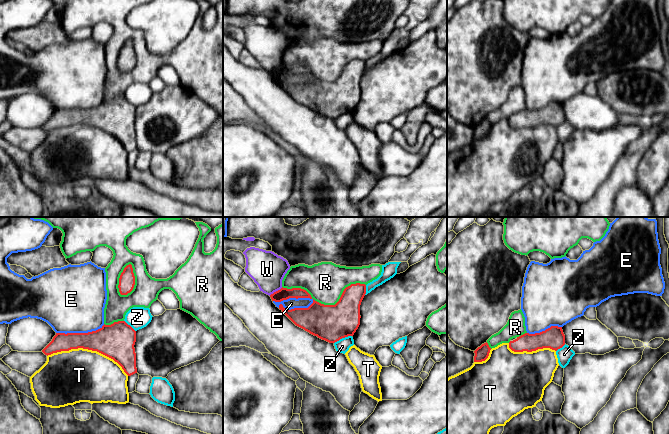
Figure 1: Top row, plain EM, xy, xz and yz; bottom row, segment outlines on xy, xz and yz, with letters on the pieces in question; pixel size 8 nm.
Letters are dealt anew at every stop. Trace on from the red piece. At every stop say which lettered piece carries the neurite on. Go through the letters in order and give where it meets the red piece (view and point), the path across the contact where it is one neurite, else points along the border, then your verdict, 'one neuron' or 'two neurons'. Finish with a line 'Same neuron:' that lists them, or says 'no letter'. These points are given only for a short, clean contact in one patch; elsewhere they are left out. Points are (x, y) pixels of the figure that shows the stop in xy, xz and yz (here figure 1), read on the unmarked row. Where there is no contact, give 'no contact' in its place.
E: contact xz (294, 73); two neurons
R: contact xz (326, 81); two neurons
T: contact xy (88, 125); two neurons
W: contact xz (276, 67); border xz (282, 63), (269, 71); two neurons
Z: contact xz (342, 113); two neurons
Same neuron: no letter

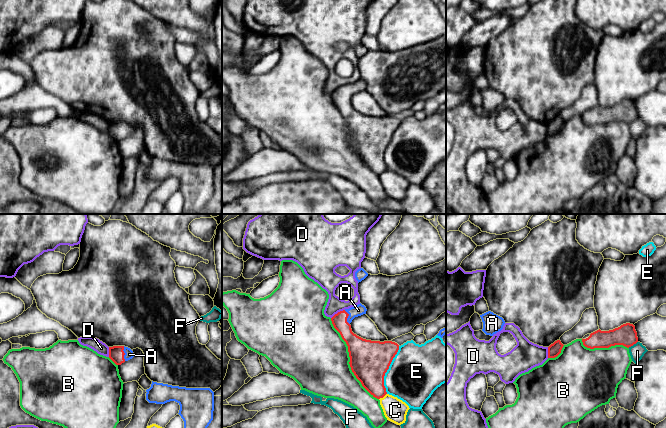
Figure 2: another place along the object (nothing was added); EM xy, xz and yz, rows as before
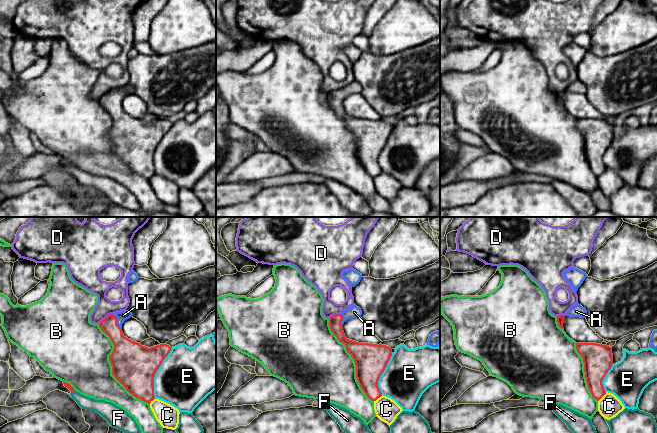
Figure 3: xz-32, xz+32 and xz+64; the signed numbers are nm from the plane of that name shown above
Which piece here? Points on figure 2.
A: contact xy (124, 129); way xy (116, 130), (124, 129), (129, 130); one neuron
B: contact xz (350, 136); two neurons
C: contact xz (382, 173); border xz (386, 169), (379, 175); two neurons
D: contact xz (338, 88); border xz (344, 85), (337, 88), (331, 94); two neurons
E: contact xz (387, 145); two neurons
F: contact yz (632, 121); two neurons
Same neuron: A

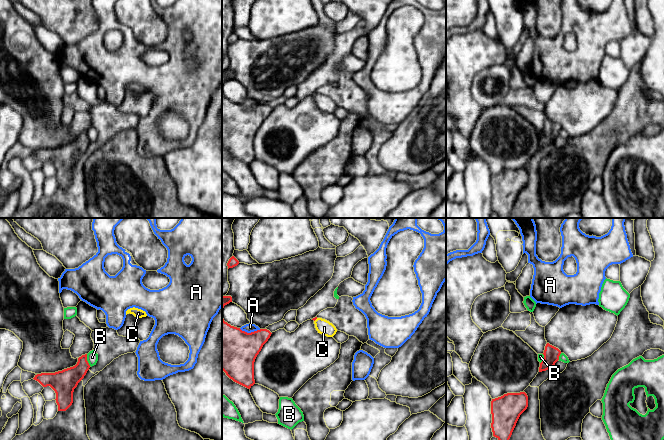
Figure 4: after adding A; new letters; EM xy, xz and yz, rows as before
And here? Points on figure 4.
A: contact xz (251, 108); two neurons
B: contact xy (86, 136); two neurons
C: contact xz (315, 95); way xz (315, 94), (315, 95), (324, 103); one neuron
Same neuron: C

